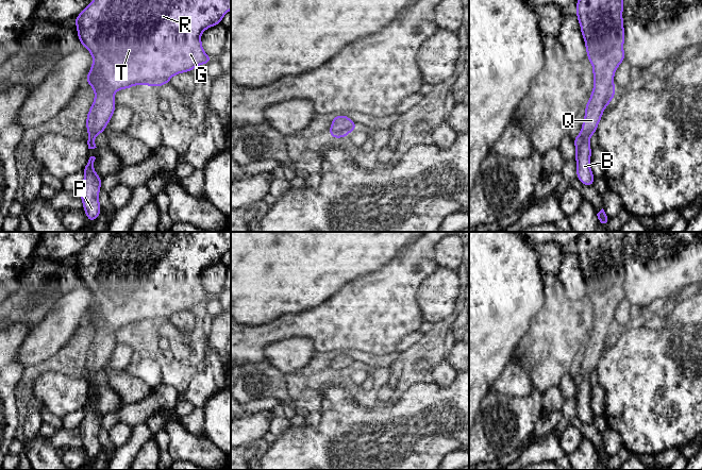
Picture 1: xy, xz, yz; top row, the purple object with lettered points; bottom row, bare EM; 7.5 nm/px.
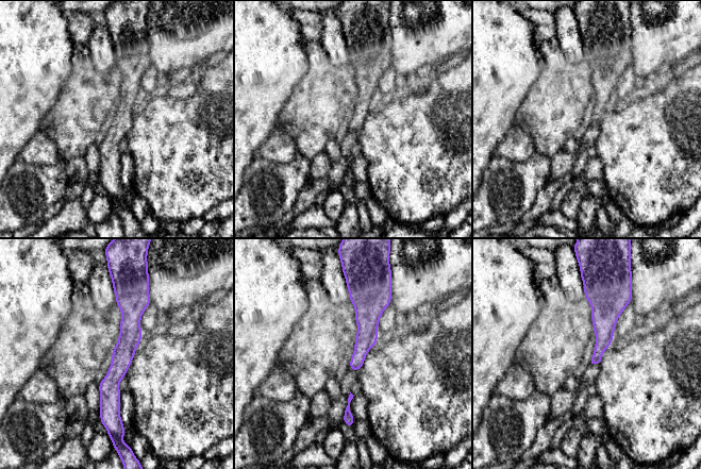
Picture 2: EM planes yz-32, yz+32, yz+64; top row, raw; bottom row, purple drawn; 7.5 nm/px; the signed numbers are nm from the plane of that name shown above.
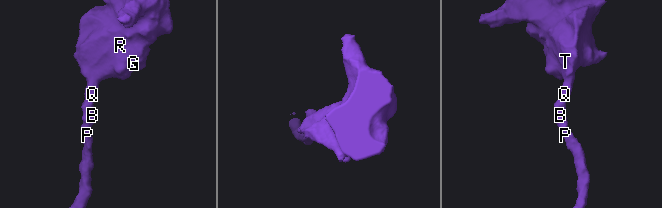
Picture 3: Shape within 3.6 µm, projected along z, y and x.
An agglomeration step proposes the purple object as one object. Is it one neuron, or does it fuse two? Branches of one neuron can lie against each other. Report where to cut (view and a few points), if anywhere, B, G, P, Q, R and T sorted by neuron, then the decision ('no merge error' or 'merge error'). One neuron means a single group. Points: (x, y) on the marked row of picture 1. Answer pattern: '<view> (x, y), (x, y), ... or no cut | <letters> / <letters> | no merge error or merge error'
no cut | B G P Q R T | no merge error

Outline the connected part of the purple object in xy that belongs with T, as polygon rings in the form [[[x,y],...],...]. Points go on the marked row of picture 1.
[[[91,0],[73,20],[80,45],[93,56],[93,65],[85,82],[95,93],[94,102],[86,116],[88,149],[95,149],[95,138],[104,133],[116,110],[114,95],[135,85],[160,87],[169,83],[179,73],[191,72],[199,65],[206,65],[213,58],[202,47],[201,34],[211,27],[221,23],[231,10],[231,0]]]

